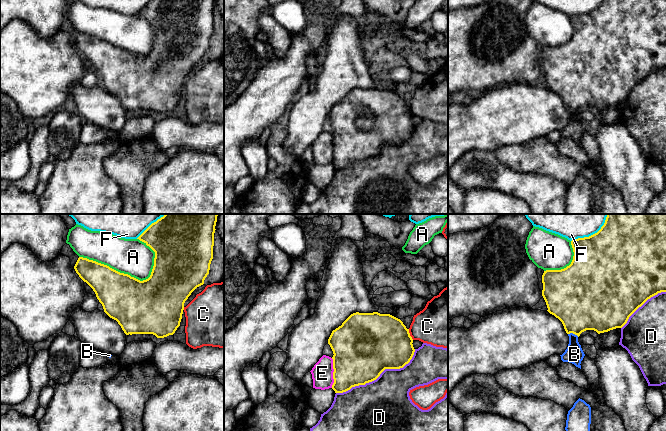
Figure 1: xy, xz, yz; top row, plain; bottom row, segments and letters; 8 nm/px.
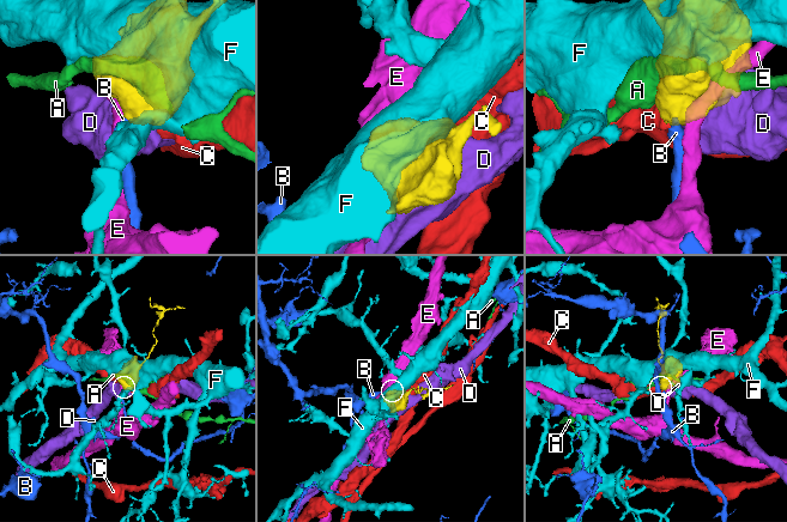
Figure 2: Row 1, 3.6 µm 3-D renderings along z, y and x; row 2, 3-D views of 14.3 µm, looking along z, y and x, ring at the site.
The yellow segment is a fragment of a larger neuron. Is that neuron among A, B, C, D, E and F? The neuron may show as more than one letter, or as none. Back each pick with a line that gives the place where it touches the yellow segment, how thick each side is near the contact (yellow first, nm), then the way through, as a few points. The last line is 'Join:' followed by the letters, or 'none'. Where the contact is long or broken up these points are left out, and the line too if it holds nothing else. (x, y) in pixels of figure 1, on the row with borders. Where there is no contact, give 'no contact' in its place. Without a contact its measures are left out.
B: contact yz (573, 333); calibres 440 and 150 nm; way yz (581, 303), (573, 333), (574, 354)
Join: B

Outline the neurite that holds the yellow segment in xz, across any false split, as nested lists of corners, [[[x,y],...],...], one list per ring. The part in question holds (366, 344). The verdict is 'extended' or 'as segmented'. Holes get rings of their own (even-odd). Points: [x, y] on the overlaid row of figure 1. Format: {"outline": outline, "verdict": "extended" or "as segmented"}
{"outline": [[[351,314],[328,339],[334,354],[332,389],[343,393],[376,380],[385,369],[403,368],[414,355],[412,343],[409,329],[390,314]]], "verdict": "as segmented"}

